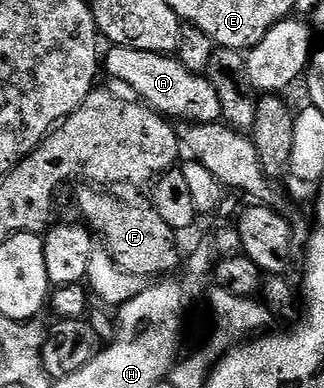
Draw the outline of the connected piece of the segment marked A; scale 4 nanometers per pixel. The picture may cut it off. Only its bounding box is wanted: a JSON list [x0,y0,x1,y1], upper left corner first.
[105,47,220,125]

